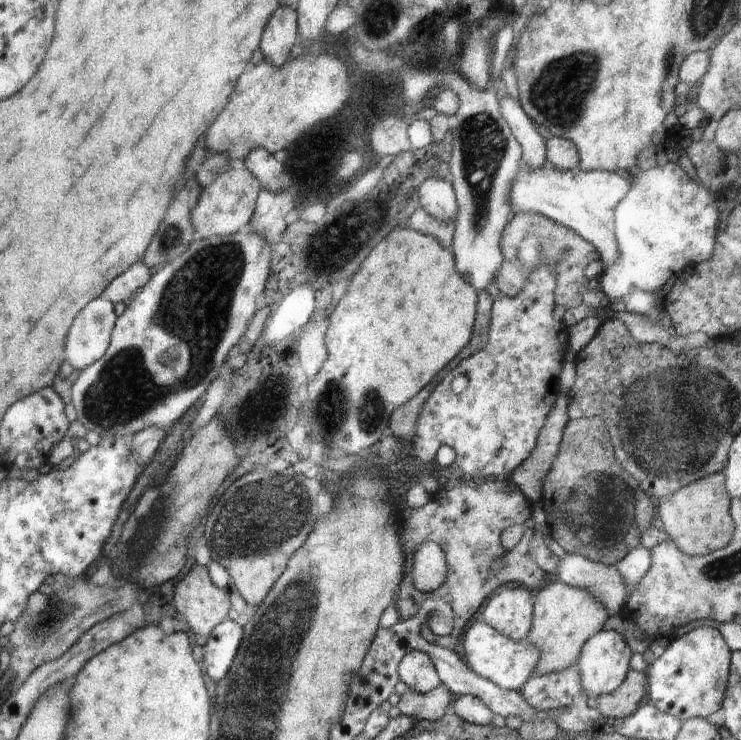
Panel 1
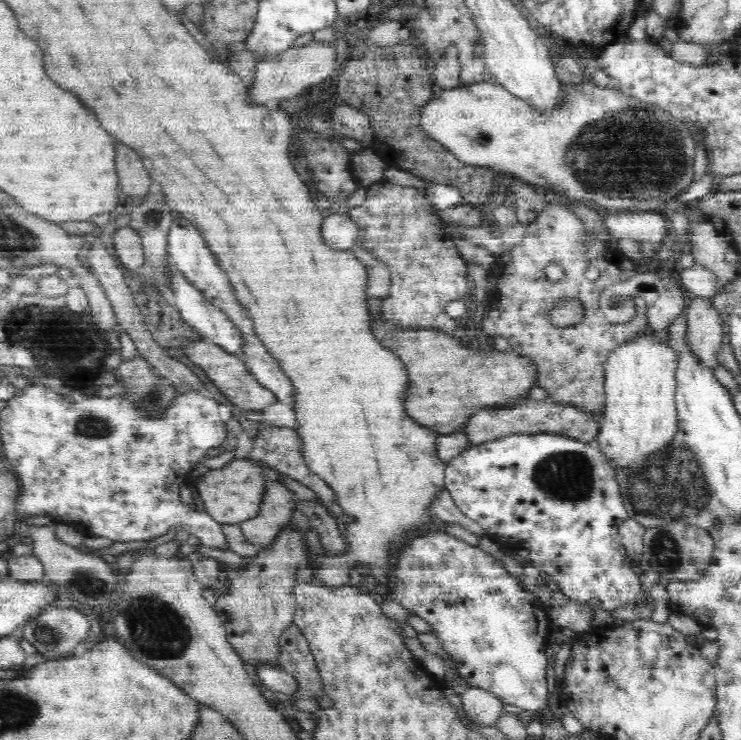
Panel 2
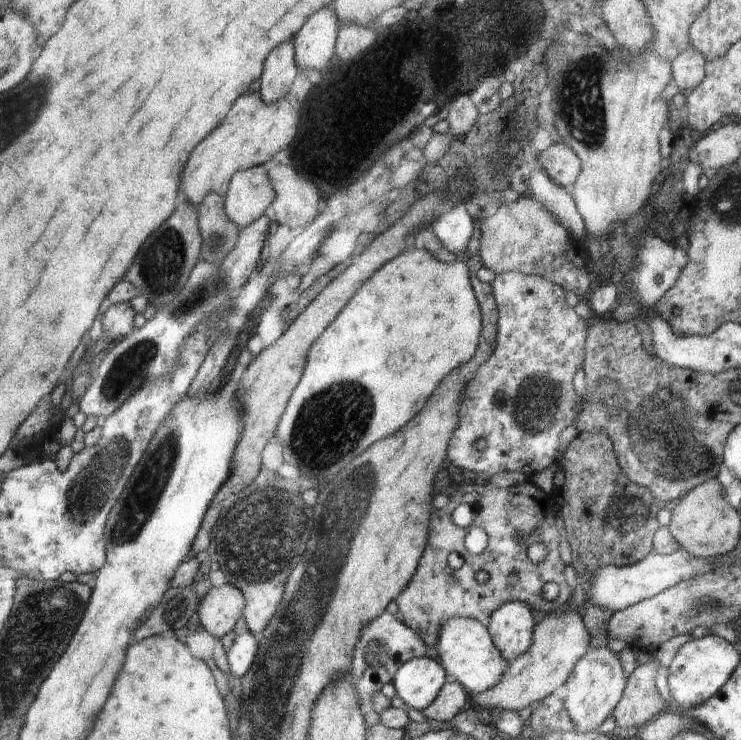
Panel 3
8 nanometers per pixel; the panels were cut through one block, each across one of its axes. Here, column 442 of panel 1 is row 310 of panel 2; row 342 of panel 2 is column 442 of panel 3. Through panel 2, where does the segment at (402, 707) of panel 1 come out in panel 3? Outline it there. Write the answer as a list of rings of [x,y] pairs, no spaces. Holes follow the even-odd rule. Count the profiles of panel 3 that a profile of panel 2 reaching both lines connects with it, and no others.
[[[449,679],[439,697],[431,703],[431,706],[426,706],[422,714],[426,719],[438,722],[450,721],[458,715],[458,712],[463,711],[467,701],[466,695],[467,692],[458,682]]]

